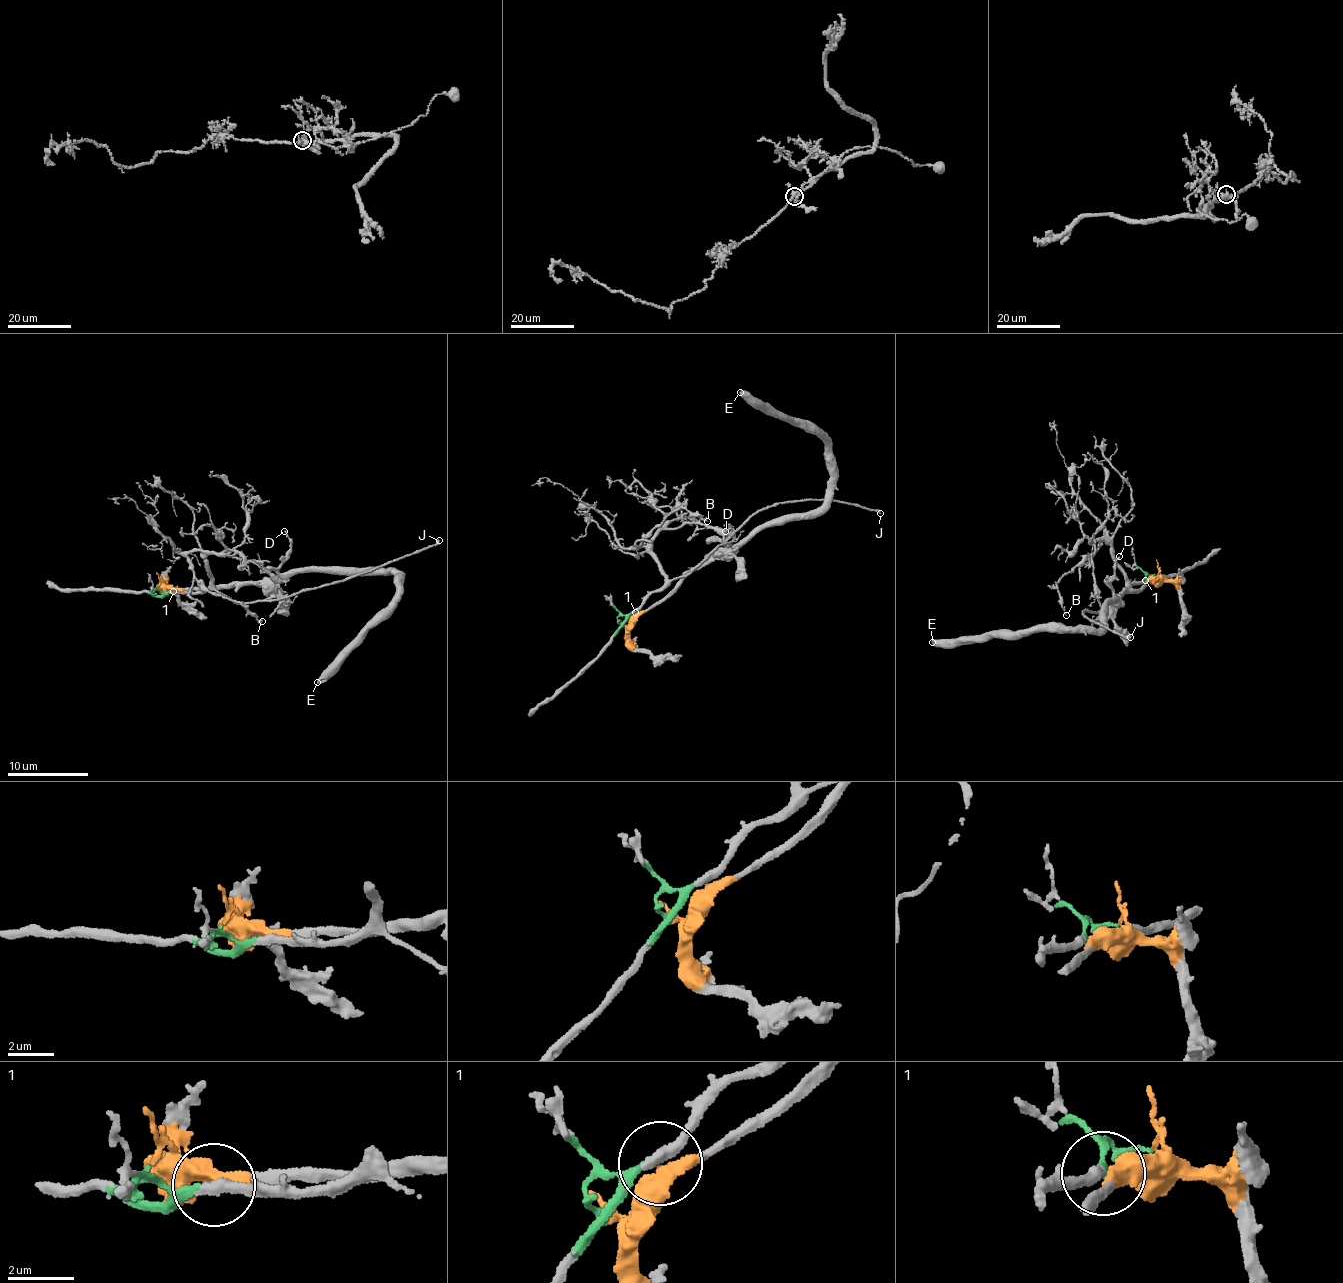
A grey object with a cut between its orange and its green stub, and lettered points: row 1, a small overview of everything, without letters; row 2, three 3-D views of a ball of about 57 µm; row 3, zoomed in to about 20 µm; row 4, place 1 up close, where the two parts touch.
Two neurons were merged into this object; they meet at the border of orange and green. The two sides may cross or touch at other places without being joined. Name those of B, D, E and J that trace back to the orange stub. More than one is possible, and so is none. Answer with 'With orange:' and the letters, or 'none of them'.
With orange: D, E

